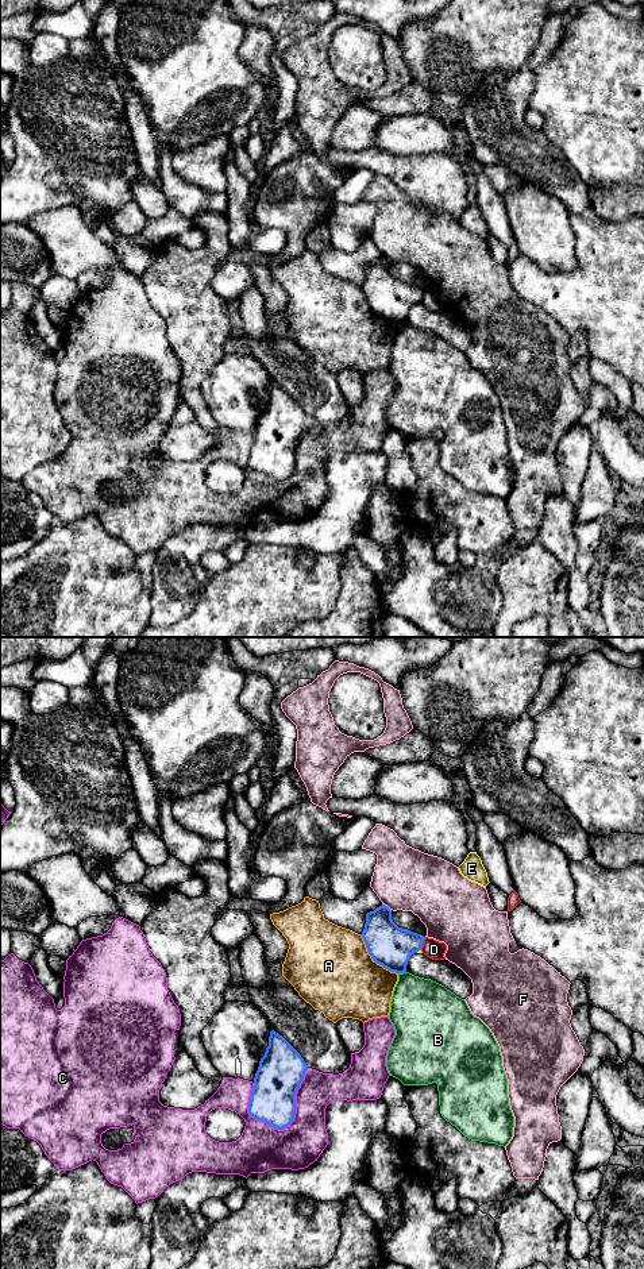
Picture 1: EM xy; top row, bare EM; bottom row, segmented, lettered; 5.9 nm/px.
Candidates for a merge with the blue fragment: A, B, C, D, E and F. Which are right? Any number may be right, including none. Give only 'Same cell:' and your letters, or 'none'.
Same cell: none

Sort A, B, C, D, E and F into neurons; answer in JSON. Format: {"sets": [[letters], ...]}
{"sets": [["A"], ["B"], ["C"], ["D"], ["E"], ["F"]]}

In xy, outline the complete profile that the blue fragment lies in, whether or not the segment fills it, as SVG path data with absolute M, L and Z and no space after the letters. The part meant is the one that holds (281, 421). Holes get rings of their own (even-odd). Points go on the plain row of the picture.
M271 382L254 429L248 466L278 482L290 478L296 466L296 446L306 421L301 406Z

